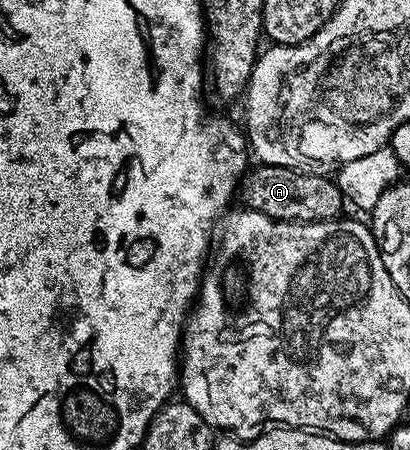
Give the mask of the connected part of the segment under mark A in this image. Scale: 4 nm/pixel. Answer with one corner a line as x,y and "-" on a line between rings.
256,165
240,180
238,197
244,201
243,206
250,211
257,211
271,219
279,219
282,223
317,223
327,219
338,219
345,214
346,198
340,191
335,178
327,175
305,175
302,171
295,171
289,167
278,165

